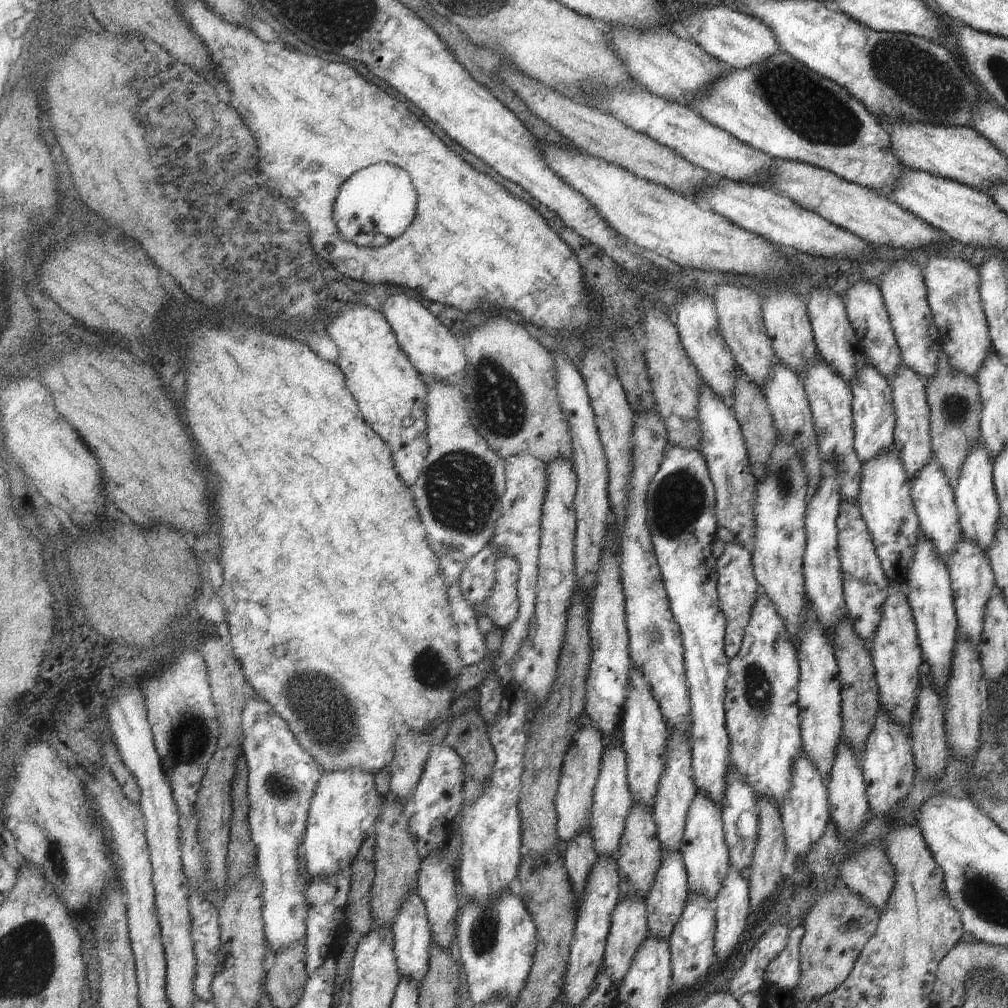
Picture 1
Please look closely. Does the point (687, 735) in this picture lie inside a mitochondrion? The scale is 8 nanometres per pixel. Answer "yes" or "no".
no

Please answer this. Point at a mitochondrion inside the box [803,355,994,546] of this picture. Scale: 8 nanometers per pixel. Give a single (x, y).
(954, 408)

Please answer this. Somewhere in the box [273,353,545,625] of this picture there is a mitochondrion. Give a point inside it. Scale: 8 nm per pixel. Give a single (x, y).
(460, 488)

